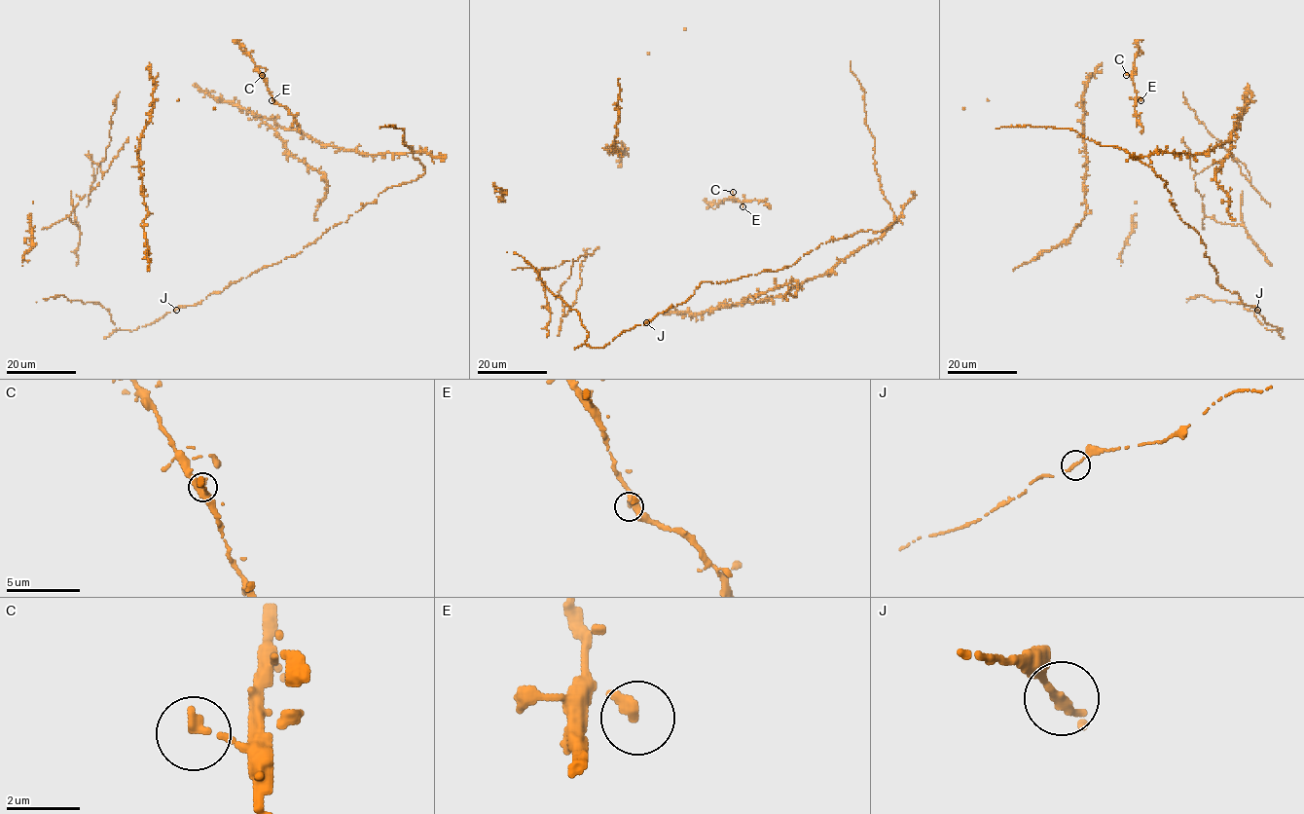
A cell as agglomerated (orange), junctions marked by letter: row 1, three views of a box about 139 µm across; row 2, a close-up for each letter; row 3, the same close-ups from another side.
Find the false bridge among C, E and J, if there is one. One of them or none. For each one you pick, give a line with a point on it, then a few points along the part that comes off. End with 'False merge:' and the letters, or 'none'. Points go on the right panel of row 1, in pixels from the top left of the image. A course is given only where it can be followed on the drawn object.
False merge: none

